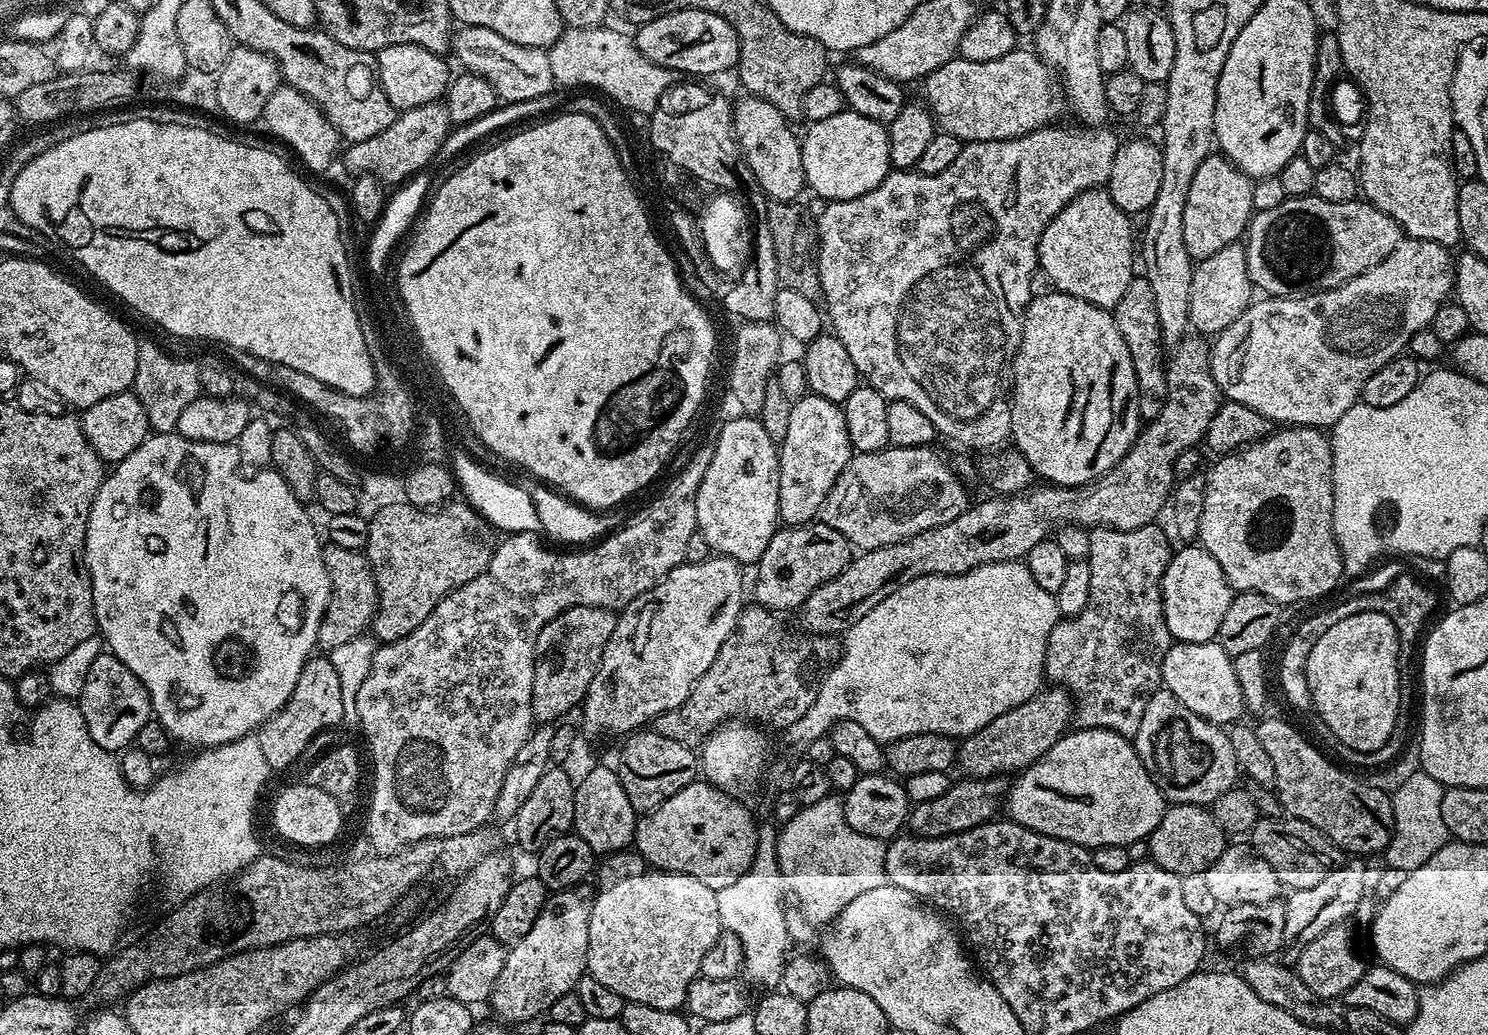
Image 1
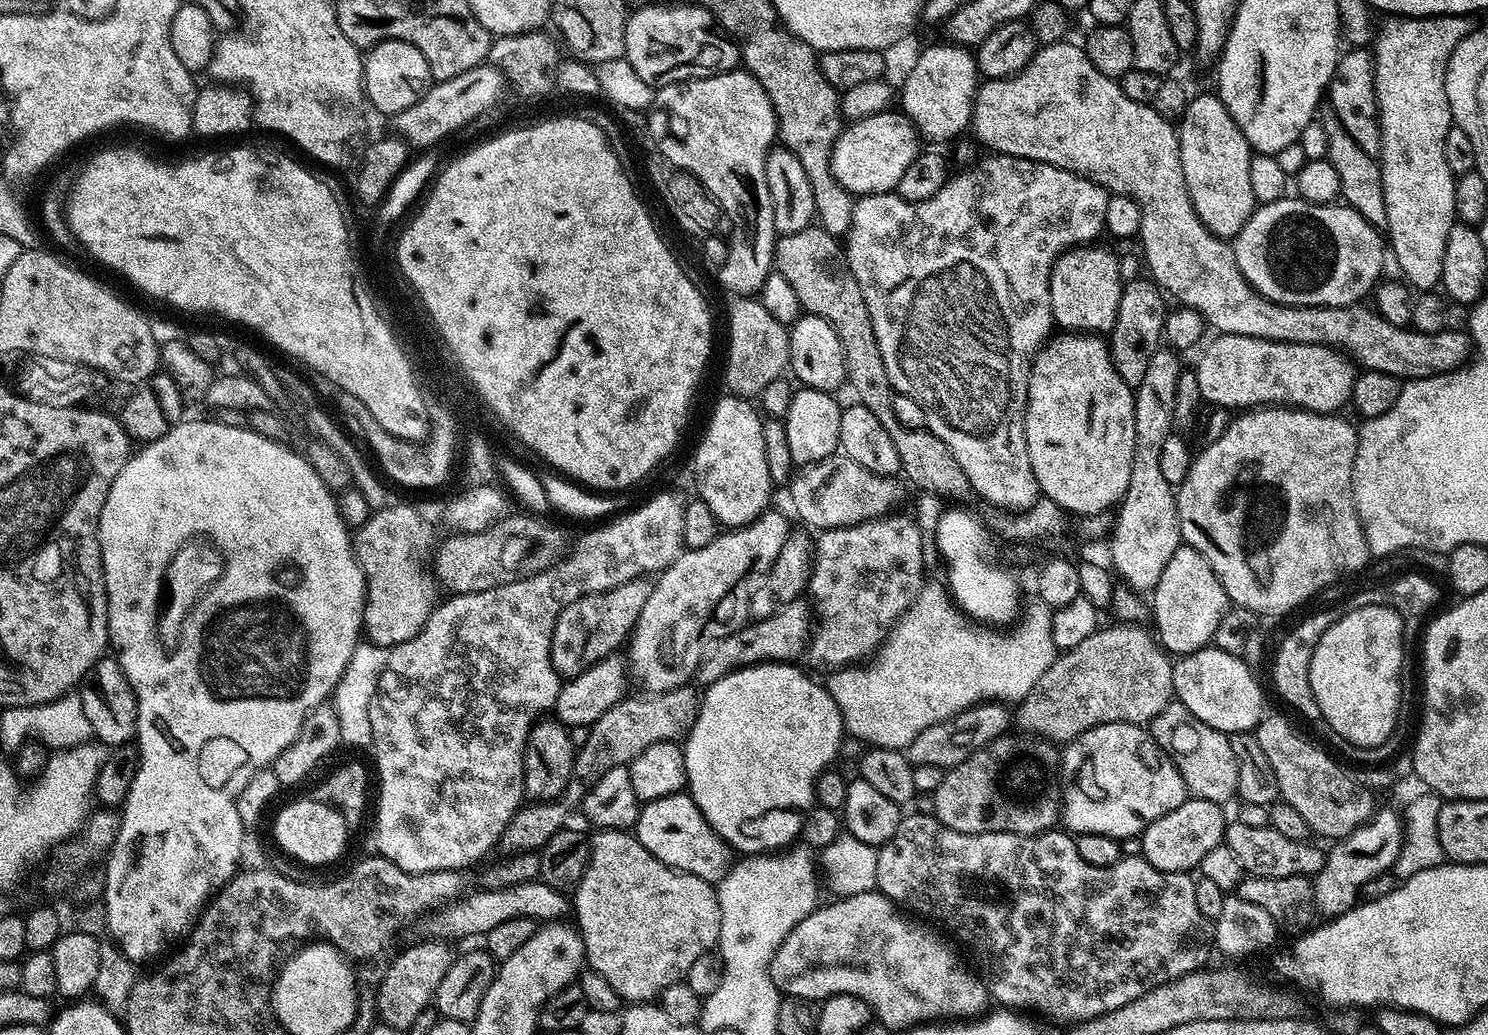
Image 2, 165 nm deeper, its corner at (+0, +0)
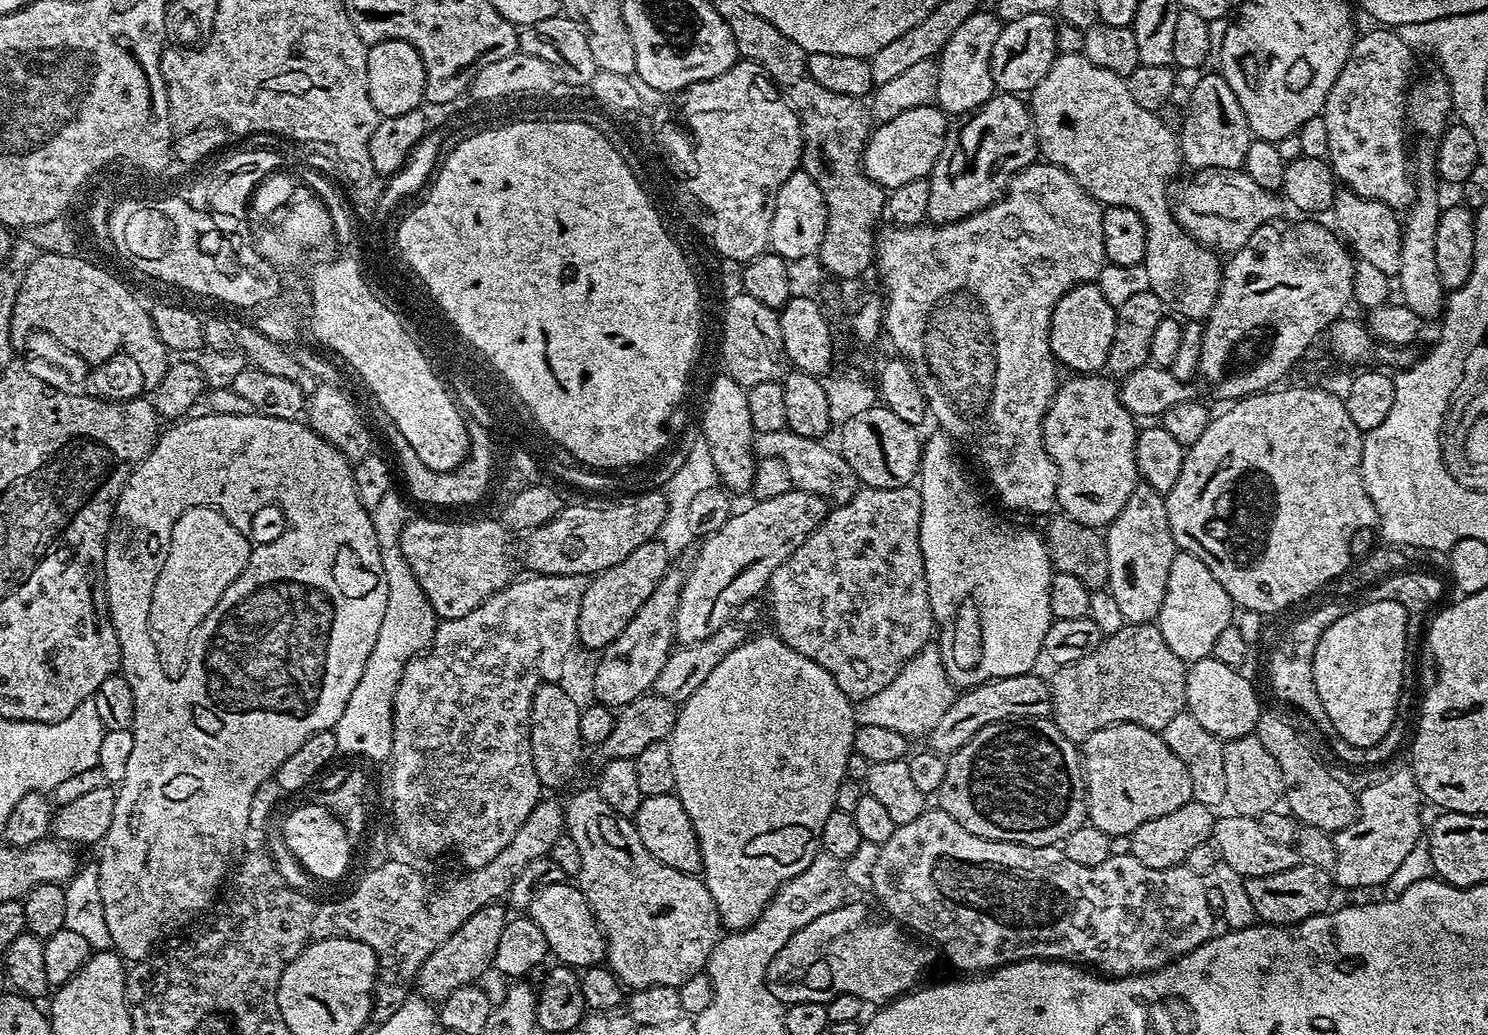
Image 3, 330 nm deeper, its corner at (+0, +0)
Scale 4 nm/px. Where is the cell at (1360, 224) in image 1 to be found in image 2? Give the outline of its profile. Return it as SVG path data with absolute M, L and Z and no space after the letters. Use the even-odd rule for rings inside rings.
M1299 198L1259 205L1246 226L1242 226L1240 233L1234 237L1234 247L1238 266L1256 291L1276 304L1297 304L1303 308L1341 308L1361 303L1365 299L1363 296L1377 287L1380 271L1384 268L1384 252L1386 256L1385 237L1373 224L1366 222L1362 214L1343 202L1311 204Z

